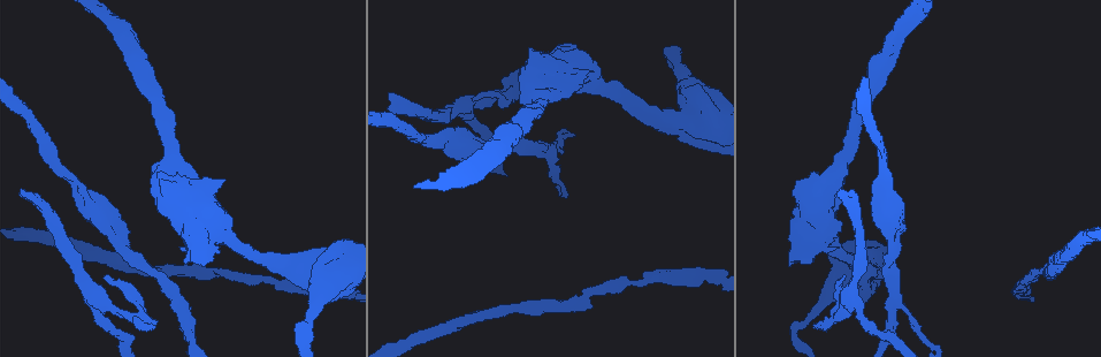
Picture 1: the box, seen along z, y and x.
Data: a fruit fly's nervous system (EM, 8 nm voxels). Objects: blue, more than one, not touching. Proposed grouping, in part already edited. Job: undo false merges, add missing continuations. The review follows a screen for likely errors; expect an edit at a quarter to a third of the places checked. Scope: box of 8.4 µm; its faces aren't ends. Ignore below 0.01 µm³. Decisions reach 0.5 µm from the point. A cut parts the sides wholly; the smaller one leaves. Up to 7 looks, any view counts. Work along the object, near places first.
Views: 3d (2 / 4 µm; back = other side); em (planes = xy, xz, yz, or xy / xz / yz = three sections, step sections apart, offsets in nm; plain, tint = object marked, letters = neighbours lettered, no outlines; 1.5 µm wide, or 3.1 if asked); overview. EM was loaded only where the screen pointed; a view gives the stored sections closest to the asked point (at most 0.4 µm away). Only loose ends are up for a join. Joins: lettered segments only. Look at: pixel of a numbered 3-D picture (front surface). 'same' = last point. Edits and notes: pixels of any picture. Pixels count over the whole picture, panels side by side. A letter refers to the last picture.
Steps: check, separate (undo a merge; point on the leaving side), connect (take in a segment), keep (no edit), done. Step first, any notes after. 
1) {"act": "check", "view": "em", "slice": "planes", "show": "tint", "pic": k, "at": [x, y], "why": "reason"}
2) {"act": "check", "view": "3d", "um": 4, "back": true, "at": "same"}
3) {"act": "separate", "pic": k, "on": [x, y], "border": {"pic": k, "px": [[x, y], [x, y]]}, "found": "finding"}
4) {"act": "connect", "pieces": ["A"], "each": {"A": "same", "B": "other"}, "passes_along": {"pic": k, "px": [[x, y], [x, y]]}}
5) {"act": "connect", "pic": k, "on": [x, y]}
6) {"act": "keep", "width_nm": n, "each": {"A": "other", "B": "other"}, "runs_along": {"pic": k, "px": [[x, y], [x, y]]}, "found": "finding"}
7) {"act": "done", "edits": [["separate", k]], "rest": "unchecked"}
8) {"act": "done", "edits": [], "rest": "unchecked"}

{"act": "check", "view": "em", "slice": "planes", "show": "letters", "pic": 1, "at": [79, 195], "why": "calibre changes"}

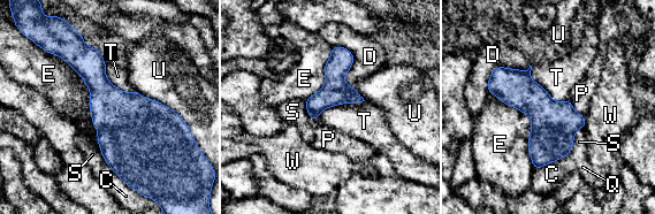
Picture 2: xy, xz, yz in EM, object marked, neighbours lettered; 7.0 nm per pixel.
{"act": "keep", "each": {"C": "other", "D": "other", "E": "other", "P": "other", "Q": "other", "S": "other", "T": "other", "U": "other", "W": "other"}, "runs_along": {"pic": 2, "px": [[337, 48], [335, 86], [314, 116]]}, "found": "all the same neuron"}

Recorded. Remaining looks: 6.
{"act": "check", "view": "em", "slice": "xz", "step": 8, "show": "letters", "pic": 1, "at": [390, 99], "why": "end of a long branch"}

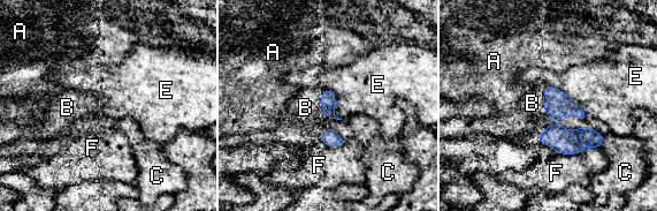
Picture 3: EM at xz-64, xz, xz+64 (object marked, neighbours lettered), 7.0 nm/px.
{"act": "connect", "pieces": ["B"], "each": {"A": "other", "B": "same", "C": "other", "E": "other", "F": "other"}, "found": "it goes on there"}

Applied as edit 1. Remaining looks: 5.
{"act": "check", "view": "overview", "why": "redraw"}

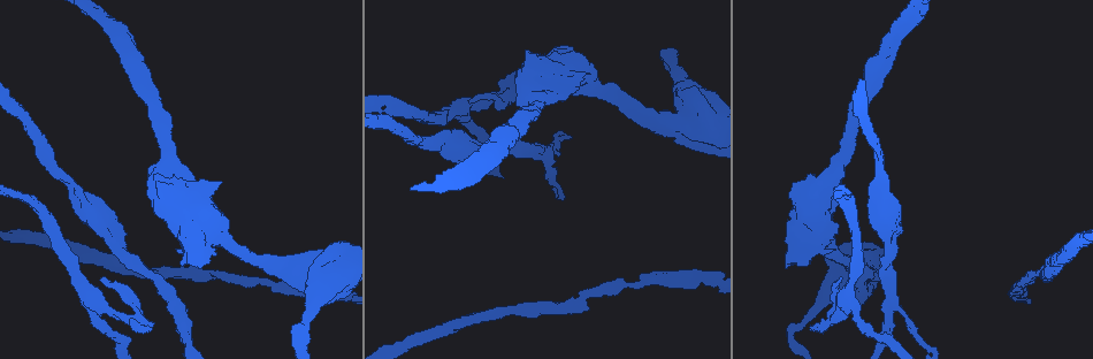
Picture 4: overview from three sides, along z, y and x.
{"act": "check", "view": "em", "slice": "planes", "show": "letters", "pic": 4, "at": [177, 249]}

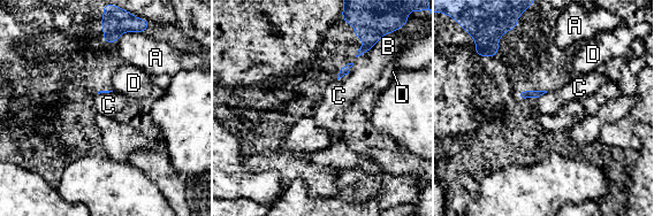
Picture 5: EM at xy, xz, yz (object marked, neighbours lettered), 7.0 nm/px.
{"act": "keep", "longest_contact_nm": ["A", 200], "each": {"A": "other", "B": "other", "C": "other", "D": "other"}, "border": {"pic": 5, "px": [[348, 72], [337, 80]]}, "found": "none of them fits"}

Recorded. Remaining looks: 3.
{"act": "done", "edits": [["connect", 3]], "rest": "unchecked"}

